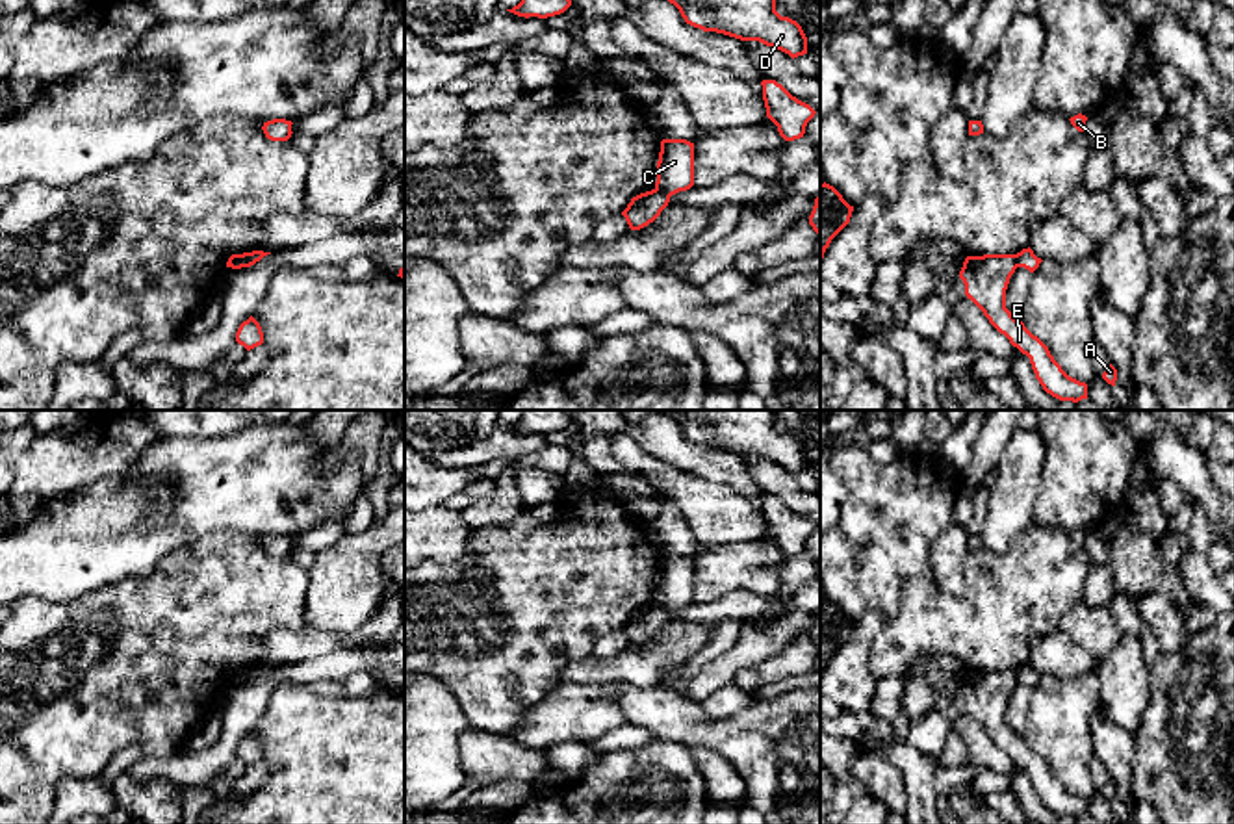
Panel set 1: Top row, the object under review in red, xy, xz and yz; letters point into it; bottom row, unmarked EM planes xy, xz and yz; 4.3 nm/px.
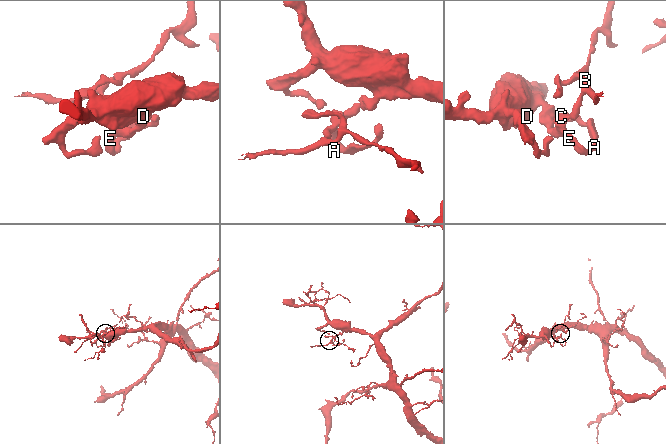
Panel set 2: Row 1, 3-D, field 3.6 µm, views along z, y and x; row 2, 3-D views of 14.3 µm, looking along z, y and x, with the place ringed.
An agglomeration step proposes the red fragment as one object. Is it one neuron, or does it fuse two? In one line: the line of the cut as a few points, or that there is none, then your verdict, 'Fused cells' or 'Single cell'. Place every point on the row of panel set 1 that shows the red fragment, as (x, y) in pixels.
Split along xy (249, 253), (244, 266). Fused cells

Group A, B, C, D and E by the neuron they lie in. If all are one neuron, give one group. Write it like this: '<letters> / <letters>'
A C D E / B

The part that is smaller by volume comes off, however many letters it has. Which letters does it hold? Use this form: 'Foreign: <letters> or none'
Foreign: B

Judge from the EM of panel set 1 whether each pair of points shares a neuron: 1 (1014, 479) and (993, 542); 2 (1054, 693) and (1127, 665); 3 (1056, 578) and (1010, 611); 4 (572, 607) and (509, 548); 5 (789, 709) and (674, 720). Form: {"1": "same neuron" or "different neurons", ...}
{"1": "same neuron", "2": "different neurons", "3": "same neuron", "4": "same neuron", "5": "same neuron"}

